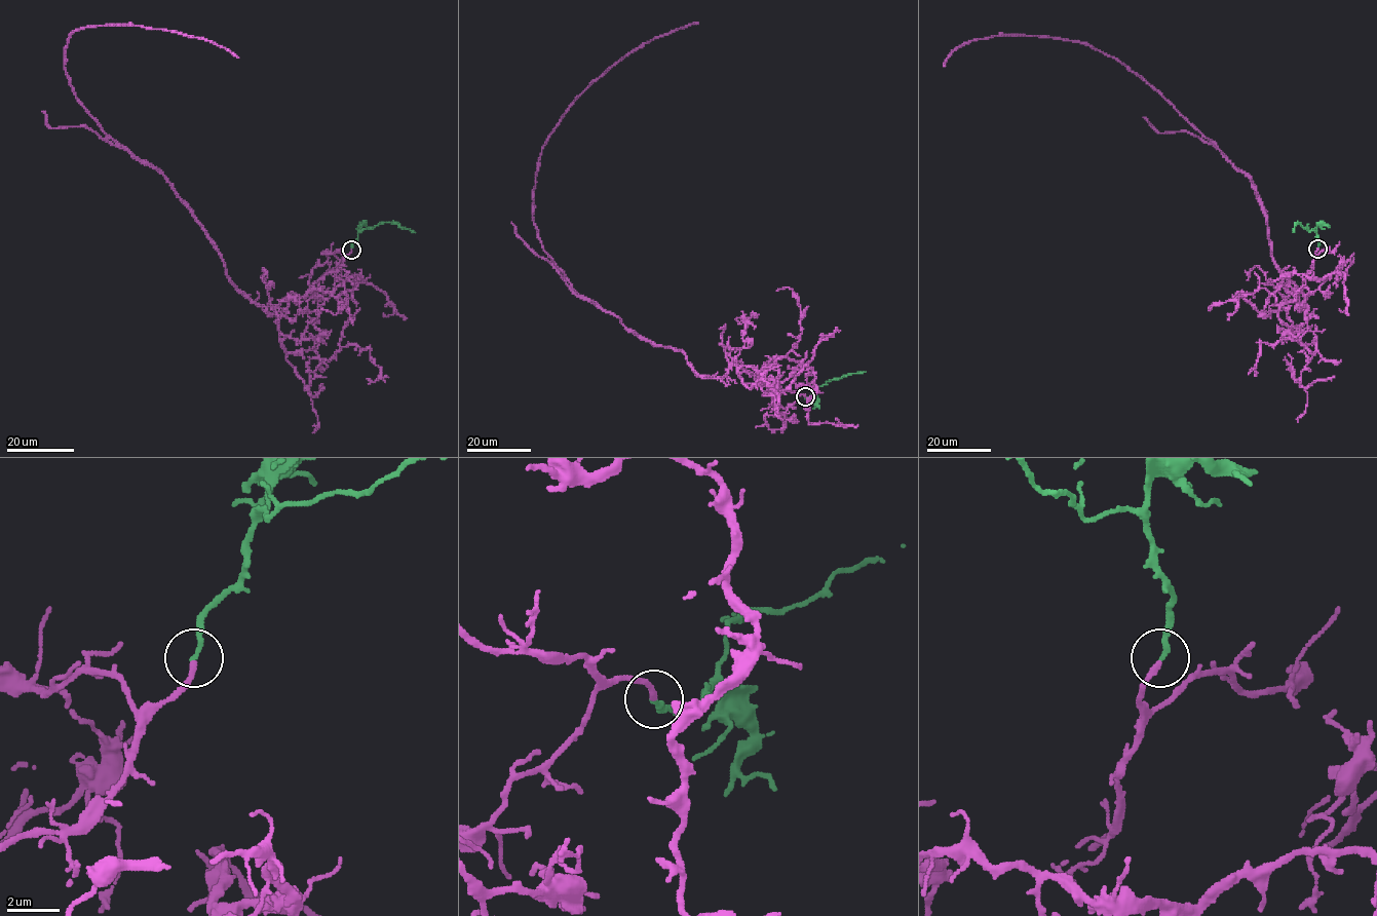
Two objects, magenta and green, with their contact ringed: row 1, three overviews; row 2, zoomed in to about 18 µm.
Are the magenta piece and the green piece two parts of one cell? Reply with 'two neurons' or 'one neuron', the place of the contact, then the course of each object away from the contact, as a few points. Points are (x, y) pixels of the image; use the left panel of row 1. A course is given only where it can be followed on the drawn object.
one neuron | (351, 250) | magenta via (350, 250), (305, 296), (252, 302), (64, 67), (70, 34), (103, 25), (239, 58) | green via (350, 250), (359, 230), (380, 223), (396, 223), (415, 232)

